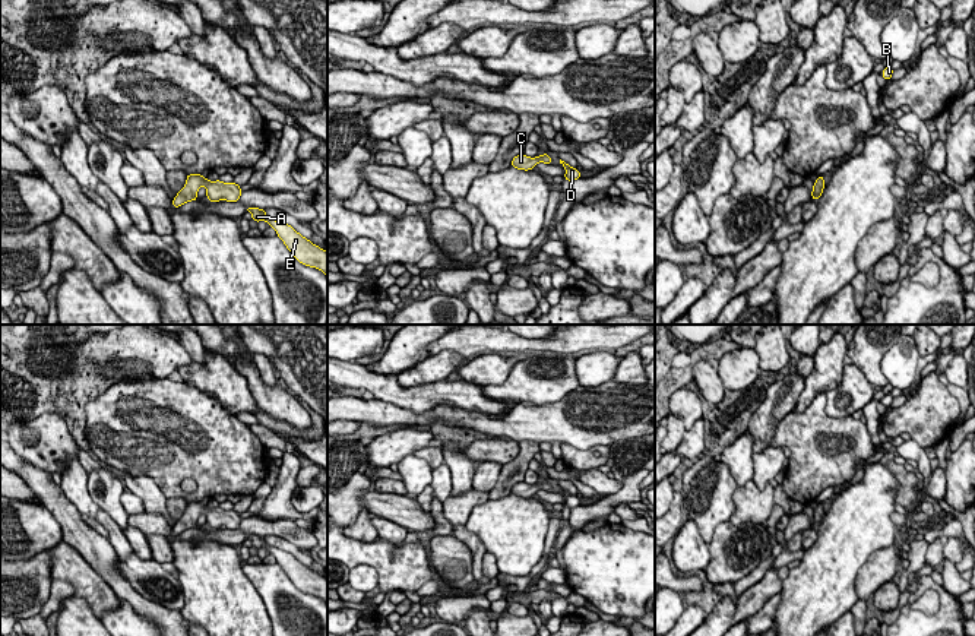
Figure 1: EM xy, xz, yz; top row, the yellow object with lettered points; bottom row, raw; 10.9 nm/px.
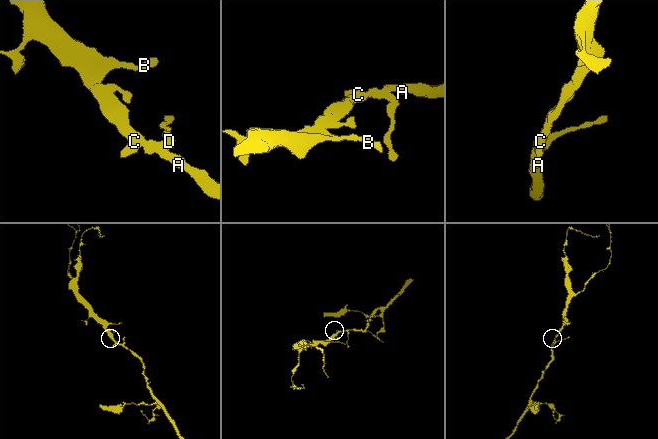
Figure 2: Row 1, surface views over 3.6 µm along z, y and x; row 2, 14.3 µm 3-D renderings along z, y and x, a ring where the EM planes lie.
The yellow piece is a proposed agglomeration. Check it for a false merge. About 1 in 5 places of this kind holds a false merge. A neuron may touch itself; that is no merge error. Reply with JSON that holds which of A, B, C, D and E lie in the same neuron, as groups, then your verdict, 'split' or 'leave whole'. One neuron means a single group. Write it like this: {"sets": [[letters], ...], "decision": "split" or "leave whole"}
{"sets": [["A", "B", "C", "D", "E"]], "decision": "leave whole"}

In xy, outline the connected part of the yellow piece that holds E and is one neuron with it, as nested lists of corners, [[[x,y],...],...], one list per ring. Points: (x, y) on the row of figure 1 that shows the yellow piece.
[[[250,206],[247,211],[256,222],[266,221],[300,263],[316,268],[327,276],[327,251],[325,249],[313,244],[291,225],[269,218],[265,209]]]

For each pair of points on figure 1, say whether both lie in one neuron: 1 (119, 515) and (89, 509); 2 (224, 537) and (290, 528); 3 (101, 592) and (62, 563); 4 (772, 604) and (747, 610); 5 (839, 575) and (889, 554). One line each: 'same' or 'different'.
1: different
2: same
3: same
4: different
5: different

